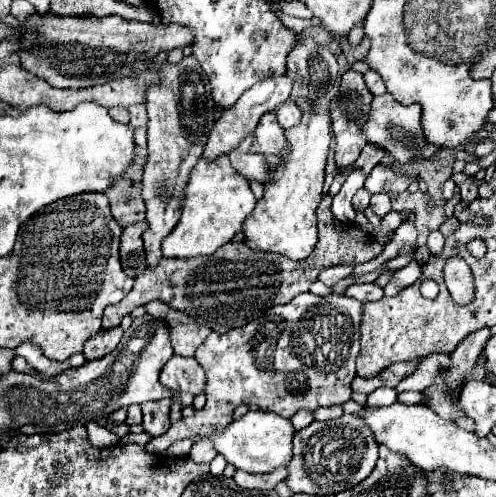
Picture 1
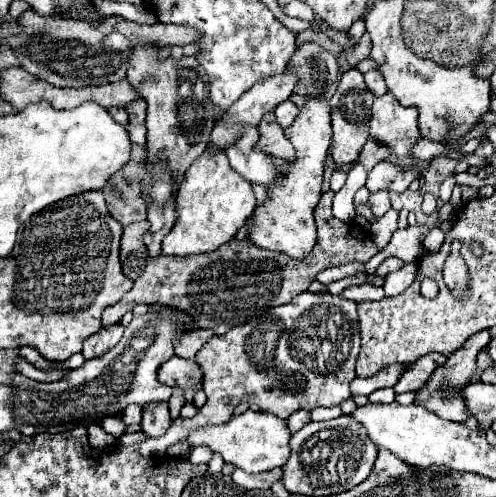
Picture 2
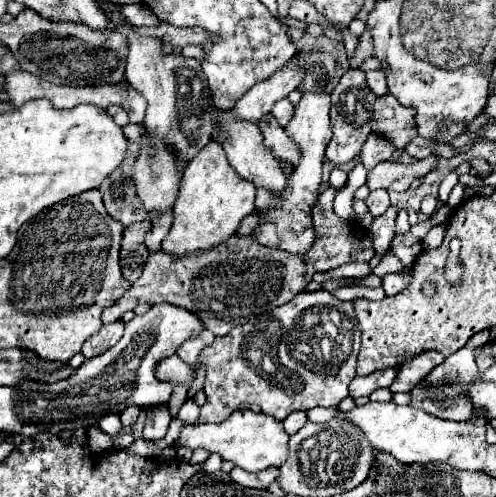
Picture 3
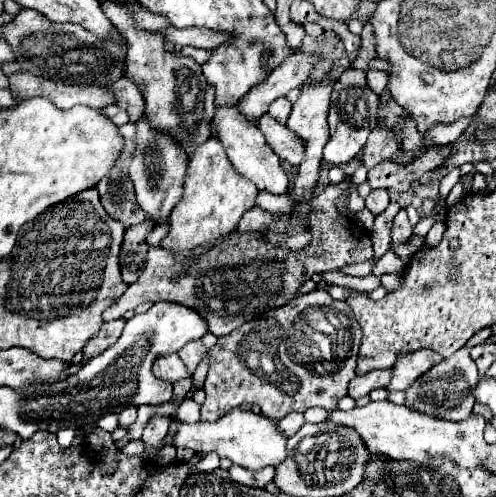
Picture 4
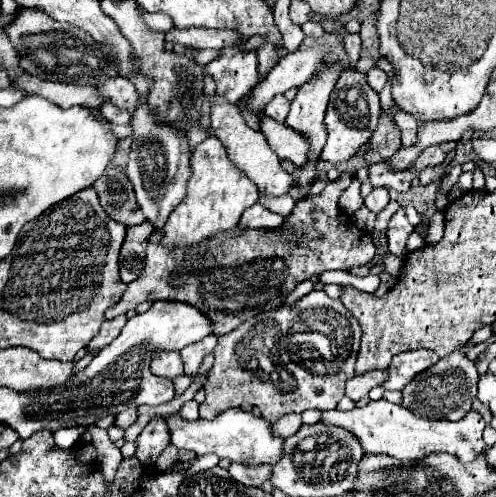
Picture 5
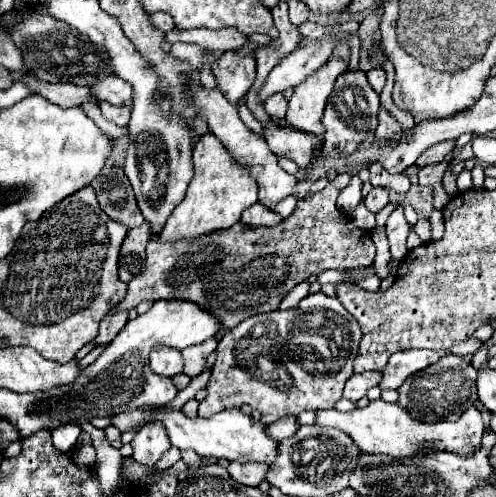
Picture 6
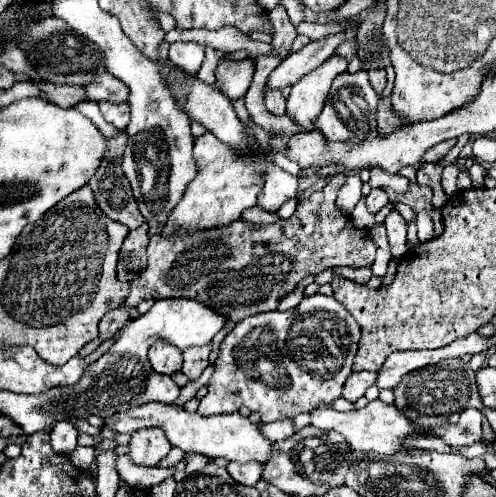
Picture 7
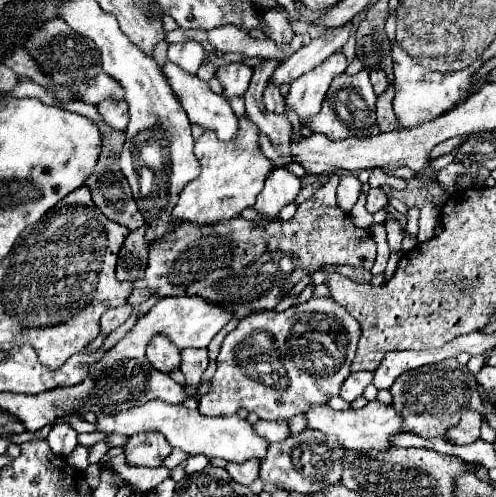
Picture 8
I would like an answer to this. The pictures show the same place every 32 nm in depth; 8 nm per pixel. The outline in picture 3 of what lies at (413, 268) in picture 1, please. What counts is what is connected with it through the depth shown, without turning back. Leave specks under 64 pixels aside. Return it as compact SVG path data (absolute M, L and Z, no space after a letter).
M412 265L411 267L407 267L406 273L403 273L403 281L393 281L393 274L387 274L382 277L382 287L384 288L386 295L395 295L406 288L410 281L411 269Z

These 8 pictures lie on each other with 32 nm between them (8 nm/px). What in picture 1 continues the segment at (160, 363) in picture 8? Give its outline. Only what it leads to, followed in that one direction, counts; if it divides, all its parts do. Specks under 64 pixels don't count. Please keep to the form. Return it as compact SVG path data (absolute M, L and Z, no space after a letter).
M172 356L160 372L160 382L170 390L200 394L204 390L206 378L202 366L194 358Z

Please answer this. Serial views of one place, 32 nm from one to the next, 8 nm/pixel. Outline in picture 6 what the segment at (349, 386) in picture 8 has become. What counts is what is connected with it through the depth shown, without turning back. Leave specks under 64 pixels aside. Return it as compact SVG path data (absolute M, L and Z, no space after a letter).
M362 372L362 374L352 374L346 382L344 388L344 398L358 402L362 396L366 396L368 388L376 386L380 382L380 372Z

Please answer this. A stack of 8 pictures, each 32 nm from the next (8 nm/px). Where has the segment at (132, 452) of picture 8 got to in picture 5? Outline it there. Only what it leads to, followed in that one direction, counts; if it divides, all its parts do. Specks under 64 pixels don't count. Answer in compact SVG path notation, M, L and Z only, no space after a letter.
M150 420L136 438L136 458L144 466L152 466L156 458L170 446L170 436L164 420Z

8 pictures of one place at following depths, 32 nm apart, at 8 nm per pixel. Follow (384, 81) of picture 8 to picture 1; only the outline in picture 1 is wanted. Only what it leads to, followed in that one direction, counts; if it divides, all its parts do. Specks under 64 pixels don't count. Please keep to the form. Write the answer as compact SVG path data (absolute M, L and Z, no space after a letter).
M368 70L368 72L364 74L364 80L366 80L366 86L368 86L368 90L370 90L374 96L386 94L384 80L382 80L382 76L380 76L378 72L372 72L372 70Z

